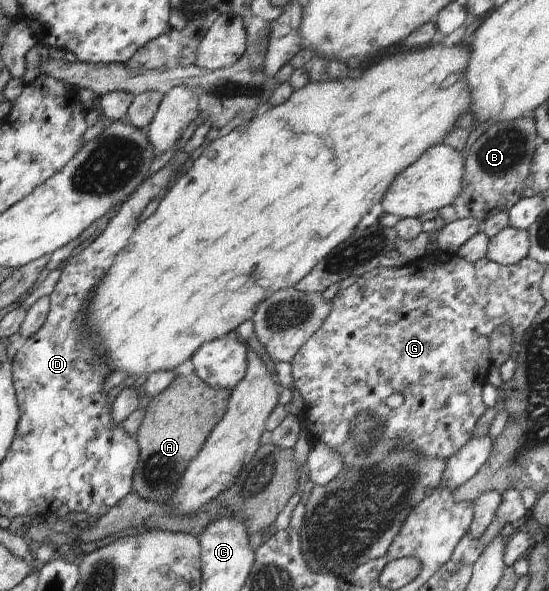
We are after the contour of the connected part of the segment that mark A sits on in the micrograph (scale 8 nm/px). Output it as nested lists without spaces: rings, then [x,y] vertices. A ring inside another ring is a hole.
[[[193,372],[176,376],[161,394],[150,399],[135,438],[140,453],[132,478],[132,492],[147,500],[170,501],[188,464],[199,454],[213,427],[223,418],[230,396],[231,390],[210,387]]]

